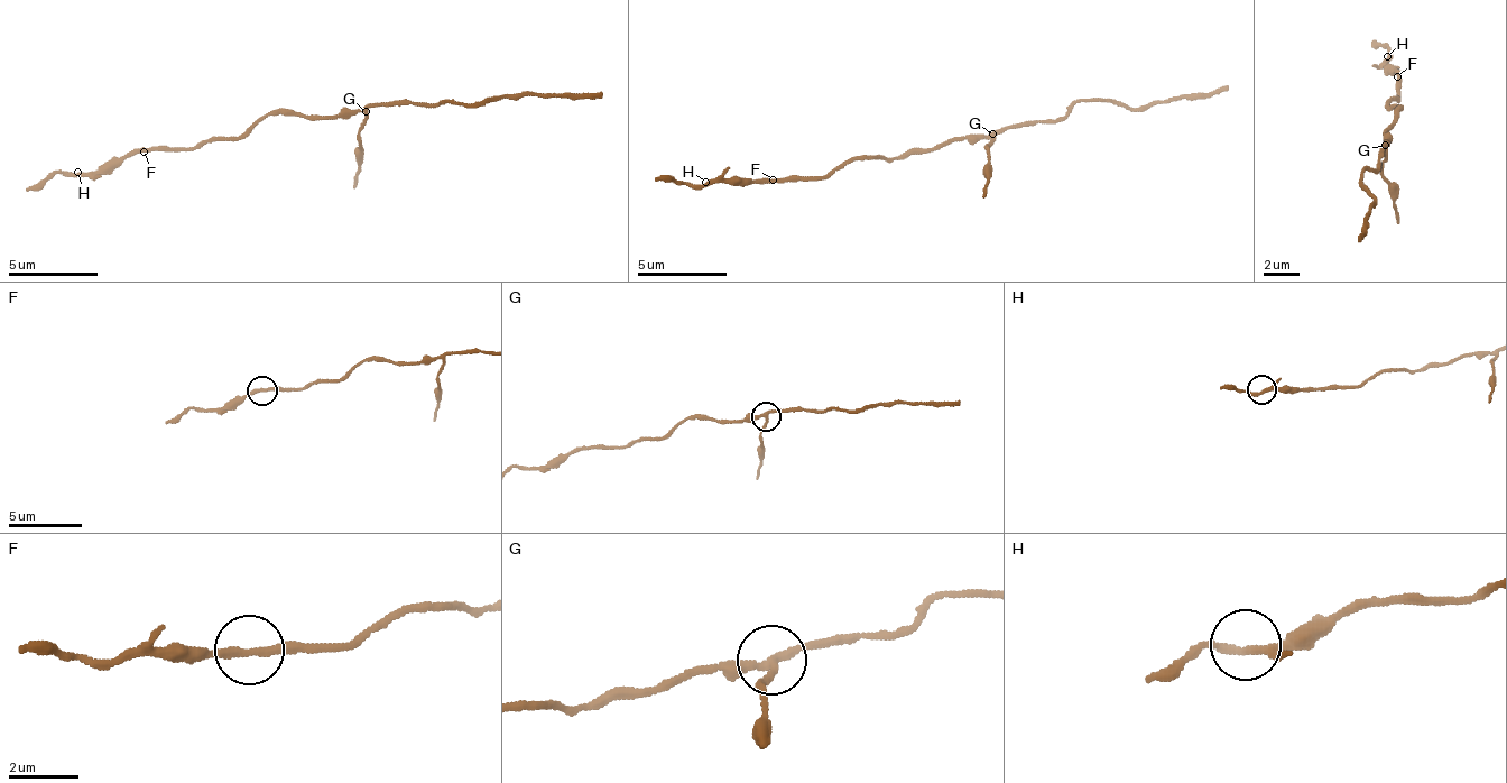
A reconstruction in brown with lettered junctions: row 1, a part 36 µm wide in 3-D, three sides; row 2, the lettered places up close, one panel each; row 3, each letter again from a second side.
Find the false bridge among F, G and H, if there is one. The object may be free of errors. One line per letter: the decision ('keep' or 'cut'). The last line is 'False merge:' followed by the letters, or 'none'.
F: keep
G: cut
H: keep
False merge: G

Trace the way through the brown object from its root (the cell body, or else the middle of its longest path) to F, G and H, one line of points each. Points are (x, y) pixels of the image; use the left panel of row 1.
F: (311, 116), (265, 116), (239, 136), (216, 136), (193, 147), (148, 147), (144, 152)
G: (311, 116), (364, 112)
H: (311, 116), (265, 116), (239, 136), (216, 136), (193, 147), (126, 152), (95, 172), (77, 172)

